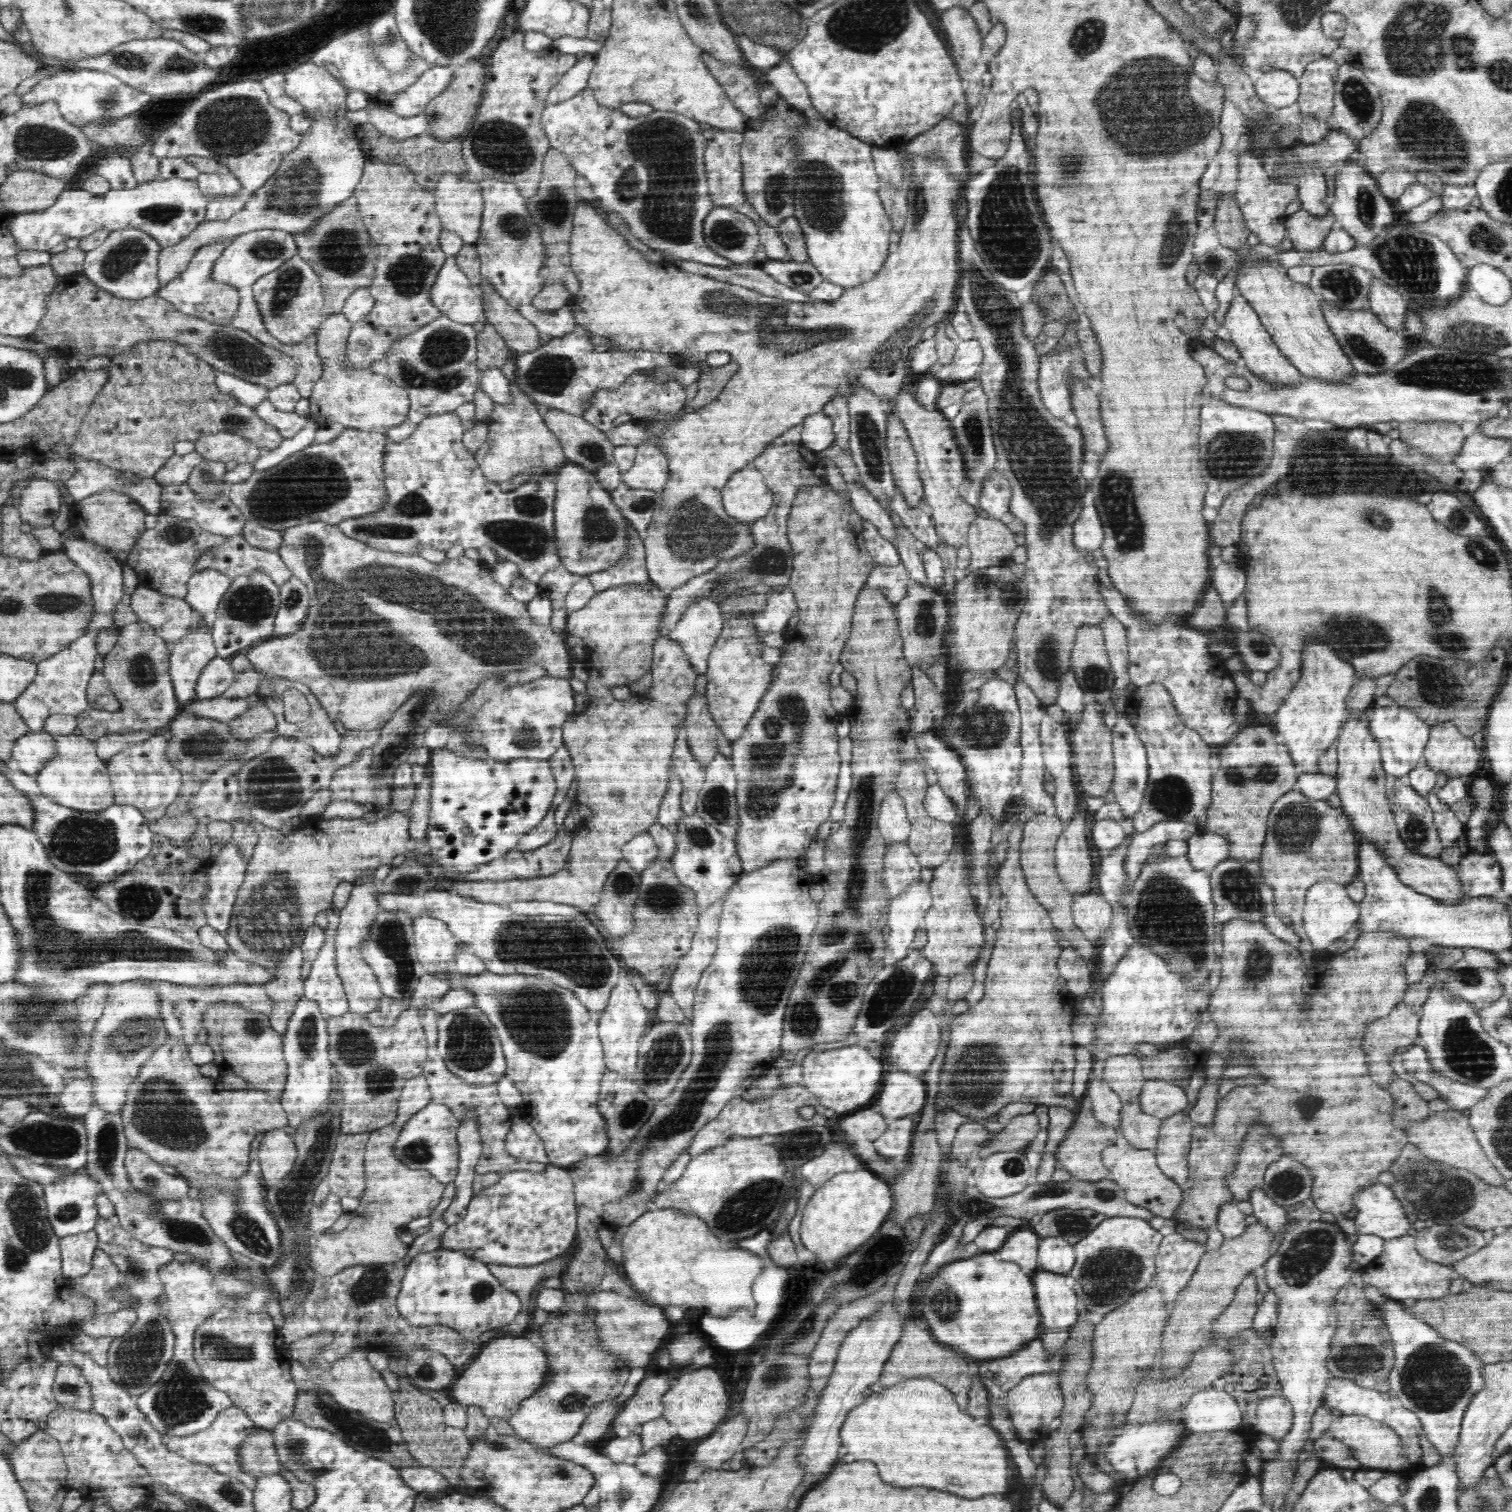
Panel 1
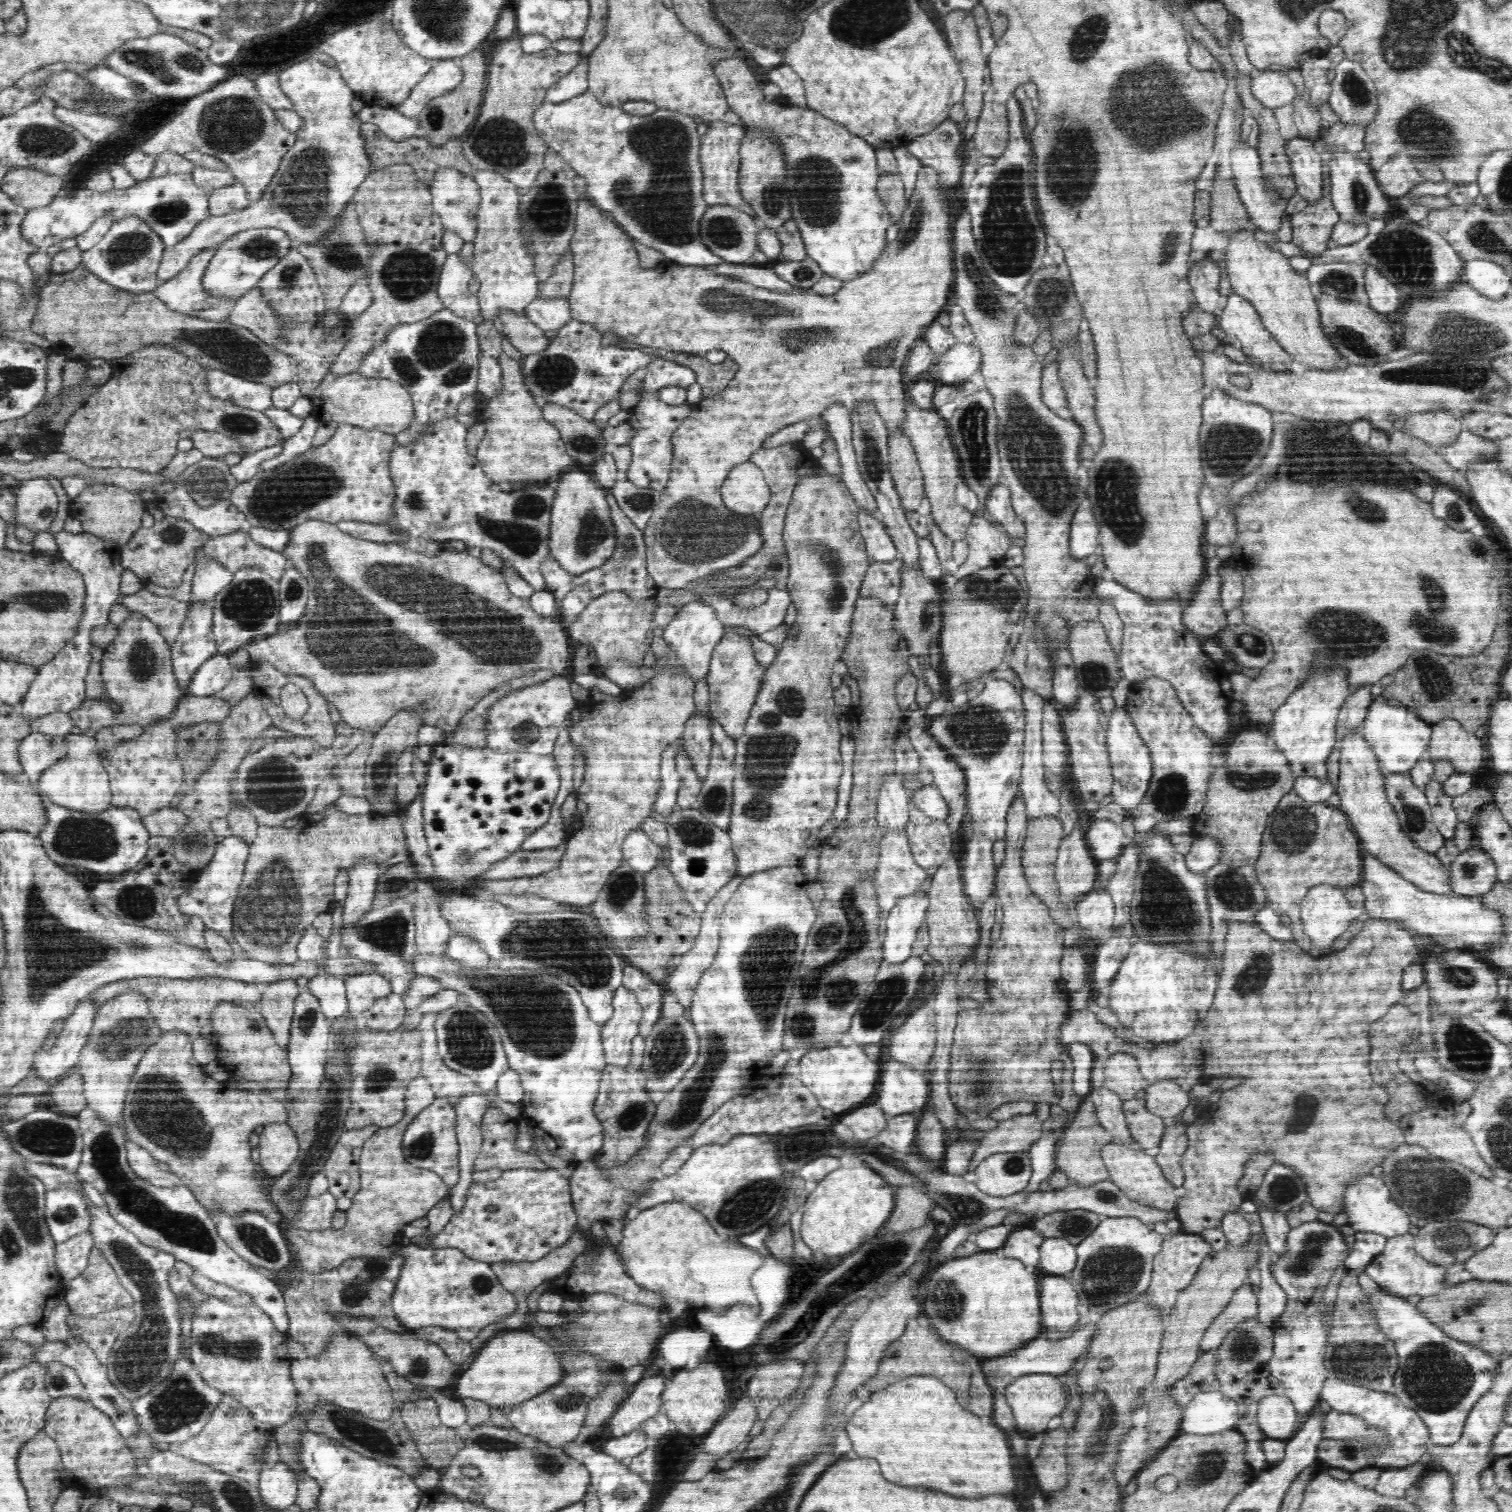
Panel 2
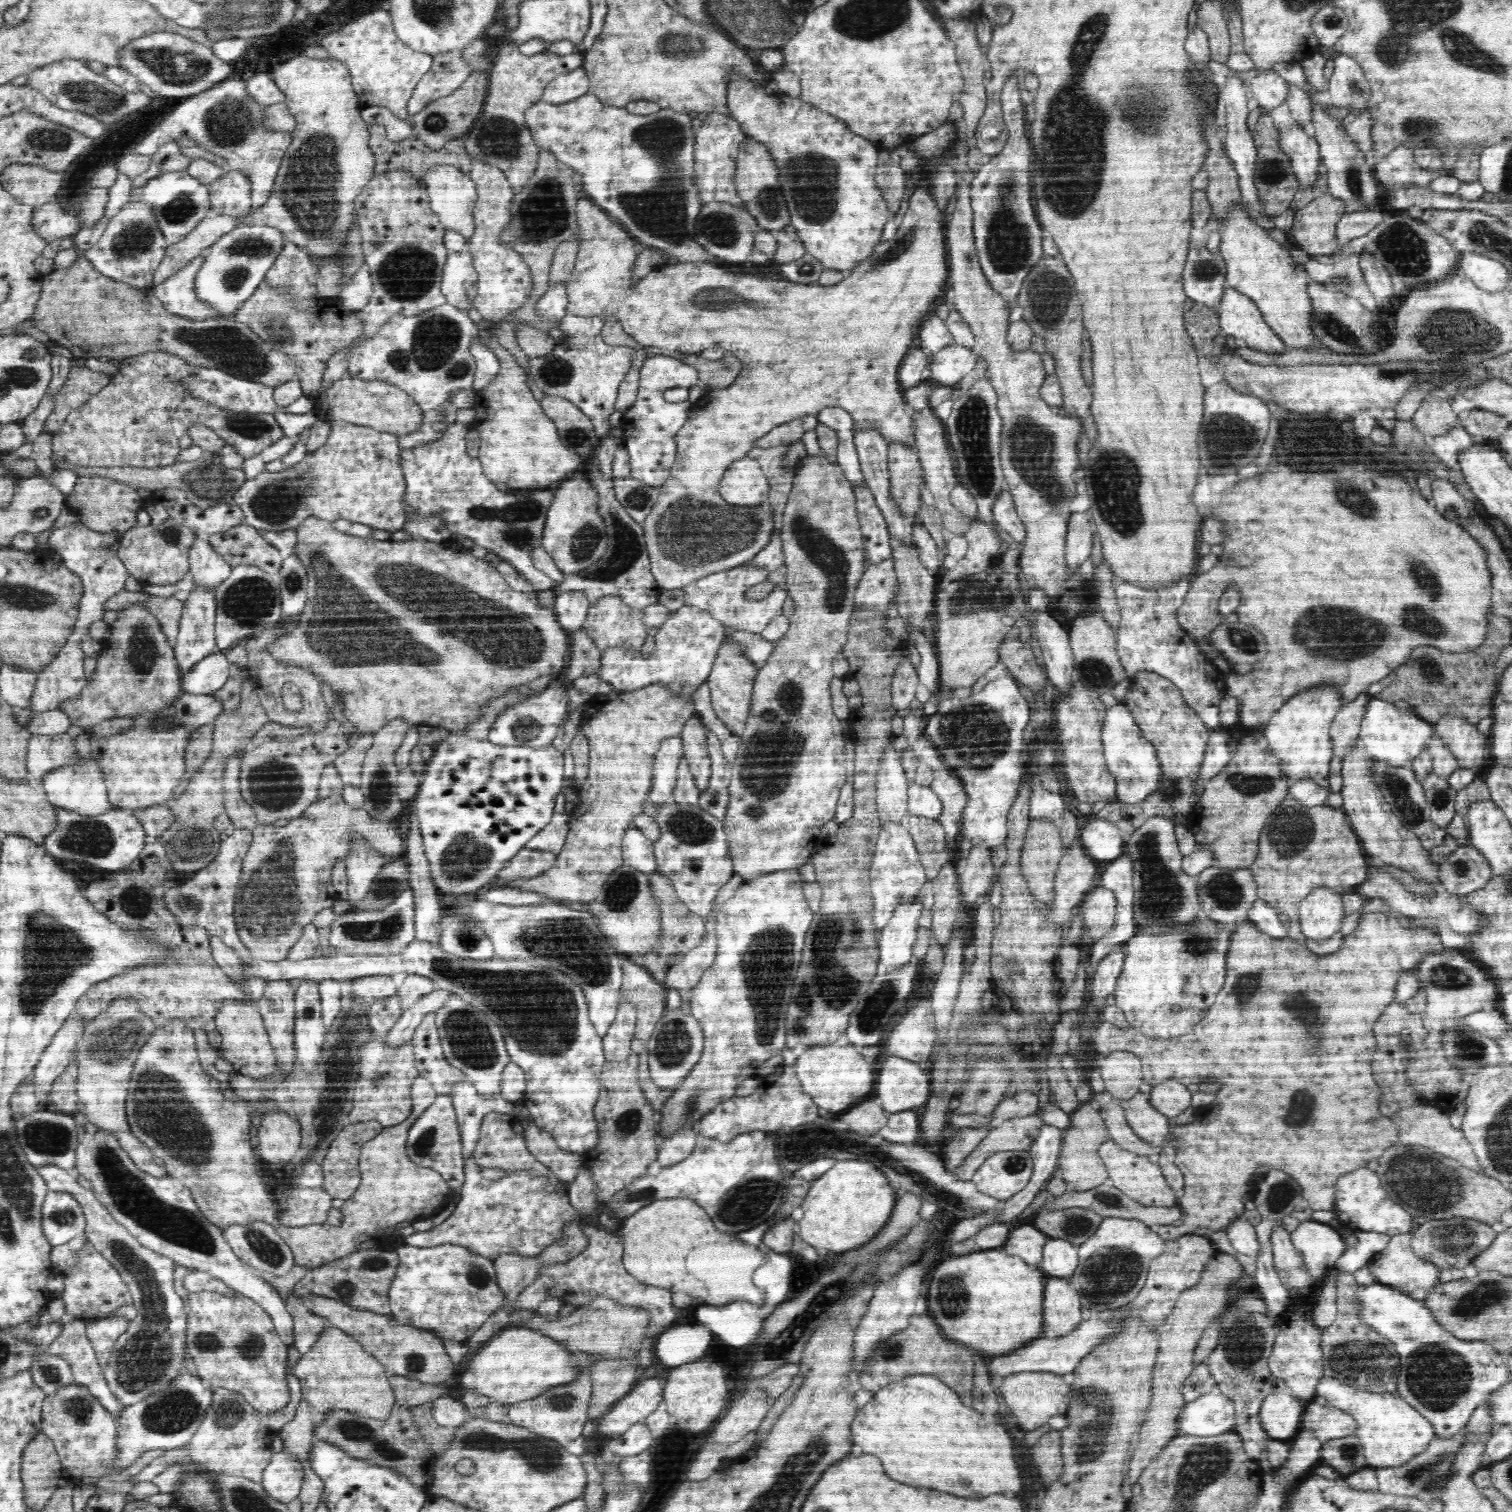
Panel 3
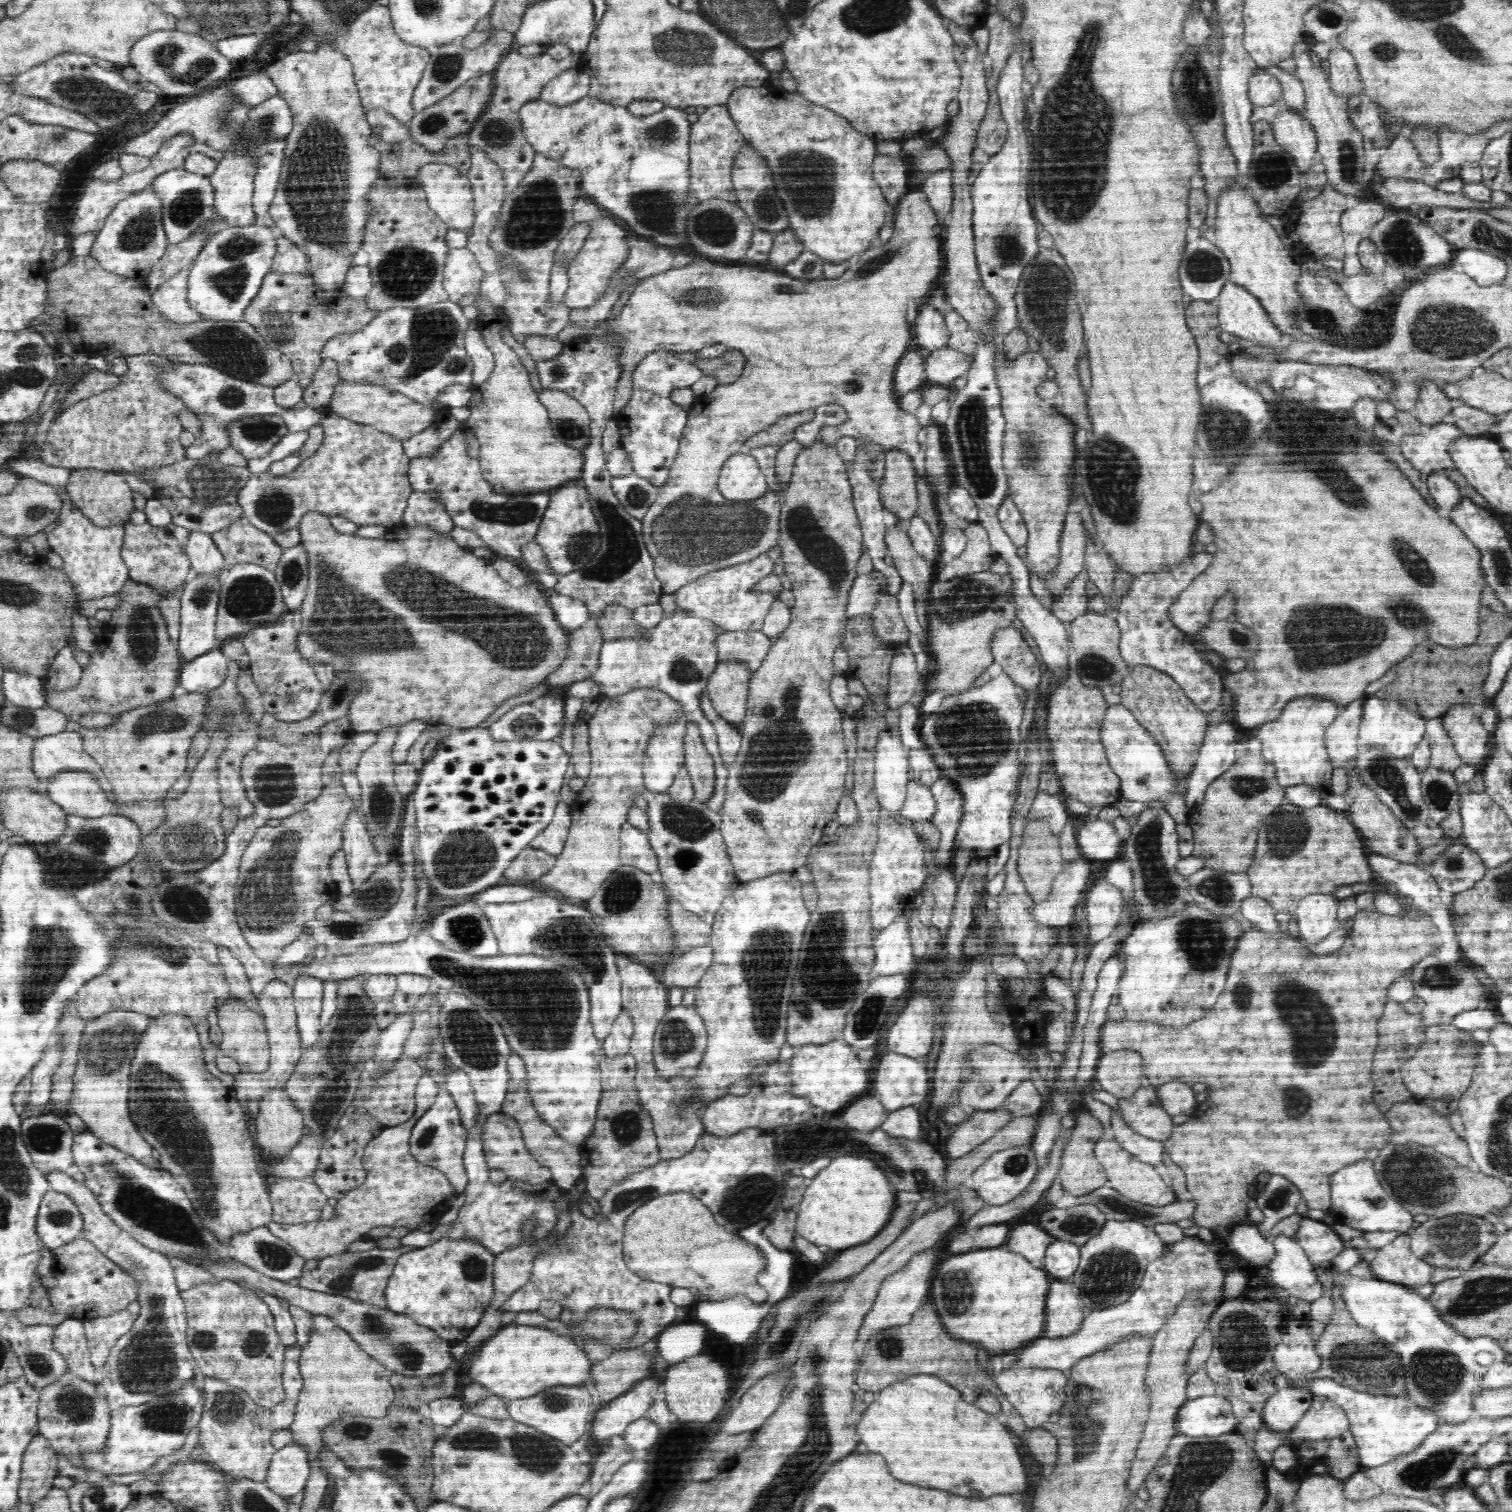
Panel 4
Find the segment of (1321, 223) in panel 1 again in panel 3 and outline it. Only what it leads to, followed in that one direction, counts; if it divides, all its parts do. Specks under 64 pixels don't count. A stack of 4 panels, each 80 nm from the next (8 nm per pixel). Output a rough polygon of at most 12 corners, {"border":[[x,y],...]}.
{"border":[[1317,194],[1287,233],[1312,258],[1340,254],[1344,203]]}

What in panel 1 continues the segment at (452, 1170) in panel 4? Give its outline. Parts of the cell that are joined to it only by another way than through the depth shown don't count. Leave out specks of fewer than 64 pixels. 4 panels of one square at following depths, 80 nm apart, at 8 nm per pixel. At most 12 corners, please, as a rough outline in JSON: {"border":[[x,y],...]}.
{"border":[[431,1101],[402,1126],[393,1153],[444,1185],[459,1165],[460,1124]]}

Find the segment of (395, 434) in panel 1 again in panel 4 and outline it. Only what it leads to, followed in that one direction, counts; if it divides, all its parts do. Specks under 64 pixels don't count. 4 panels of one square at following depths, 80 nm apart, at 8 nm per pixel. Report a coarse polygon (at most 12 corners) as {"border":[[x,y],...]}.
{"border":[[450,300],[390,307],[321,347],[340,382],[438,410],[401,441],[438,453],[459,427],[435,404],[473,384],[470,321]]}

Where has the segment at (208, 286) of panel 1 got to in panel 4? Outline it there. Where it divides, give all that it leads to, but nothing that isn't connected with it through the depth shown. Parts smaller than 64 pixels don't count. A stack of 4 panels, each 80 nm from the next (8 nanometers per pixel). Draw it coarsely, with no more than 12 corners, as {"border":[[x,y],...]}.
{"border":[[188,269],[152,294],[154,307],[171,324],[201,320],[185,298]]}

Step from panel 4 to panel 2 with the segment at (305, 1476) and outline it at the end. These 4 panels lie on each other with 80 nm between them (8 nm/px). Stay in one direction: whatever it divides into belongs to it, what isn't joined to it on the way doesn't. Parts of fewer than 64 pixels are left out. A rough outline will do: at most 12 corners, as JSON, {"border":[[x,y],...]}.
{"border":[[282,1461],[262,1469],[258,1486],[275,1510],[296,1502],[298,1479]]}

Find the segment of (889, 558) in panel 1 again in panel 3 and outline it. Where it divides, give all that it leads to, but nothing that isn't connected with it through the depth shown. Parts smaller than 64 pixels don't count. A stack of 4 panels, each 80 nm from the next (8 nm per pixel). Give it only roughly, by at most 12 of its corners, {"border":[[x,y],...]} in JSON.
{"border":[[865,482],[853,487],[866,558],[893,558],[882,511]]}

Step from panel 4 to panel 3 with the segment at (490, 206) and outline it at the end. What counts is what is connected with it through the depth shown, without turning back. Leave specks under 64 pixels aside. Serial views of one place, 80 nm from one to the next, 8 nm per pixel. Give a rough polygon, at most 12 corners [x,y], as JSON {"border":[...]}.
{"border":[[473,160],[477,272],[486,320],[518,311],[532,288],[520,254],[500,244],[516,195],[506,175]]}

